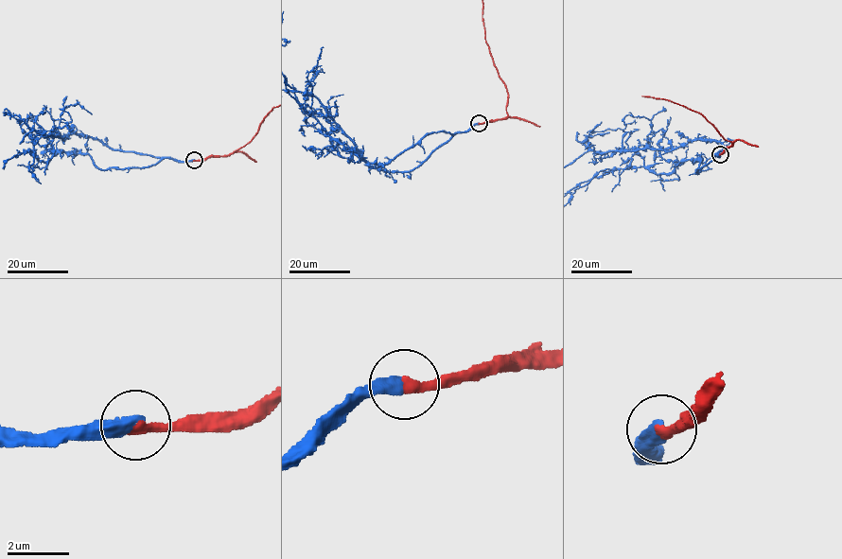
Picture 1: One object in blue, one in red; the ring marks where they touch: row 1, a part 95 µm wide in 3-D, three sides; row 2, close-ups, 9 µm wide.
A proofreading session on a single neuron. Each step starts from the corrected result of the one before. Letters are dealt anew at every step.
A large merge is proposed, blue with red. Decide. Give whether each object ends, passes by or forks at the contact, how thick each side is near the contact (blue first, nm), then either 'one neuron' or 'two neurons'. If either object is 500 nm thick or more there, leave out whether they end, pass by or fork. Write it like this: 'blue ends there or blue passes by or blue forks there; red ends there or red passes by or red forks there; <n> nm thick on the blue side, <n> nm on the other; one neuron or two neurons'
blue ends there; red ends there; 400 nm thick on the blue side, 320 nm on the other; one neuron

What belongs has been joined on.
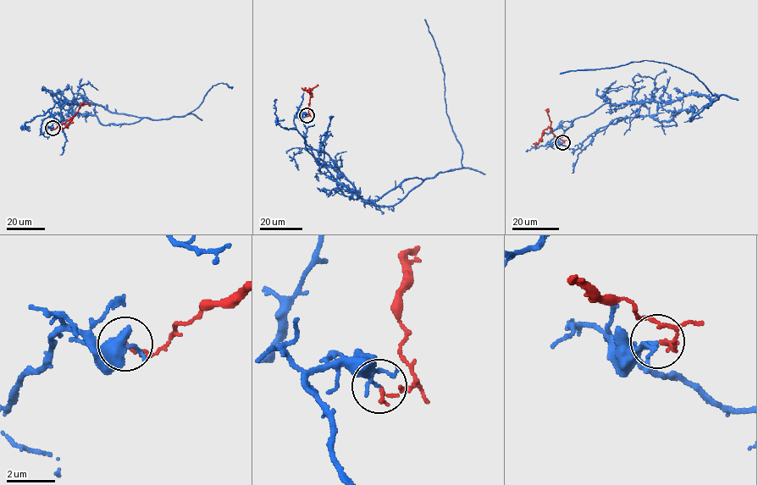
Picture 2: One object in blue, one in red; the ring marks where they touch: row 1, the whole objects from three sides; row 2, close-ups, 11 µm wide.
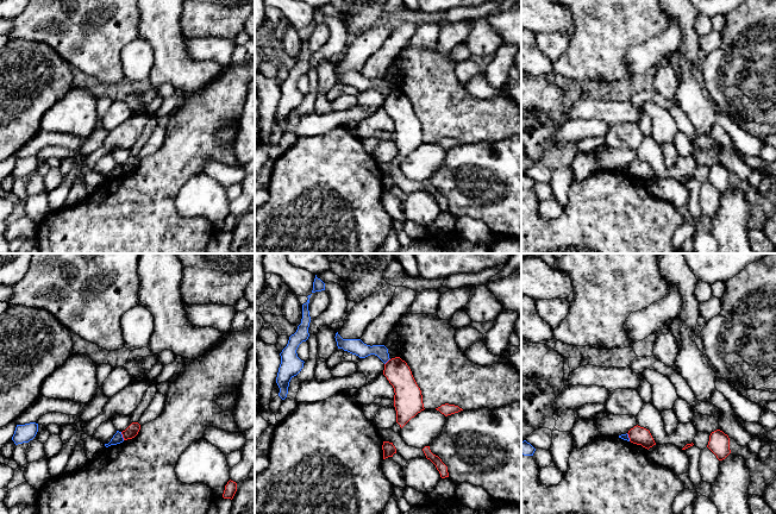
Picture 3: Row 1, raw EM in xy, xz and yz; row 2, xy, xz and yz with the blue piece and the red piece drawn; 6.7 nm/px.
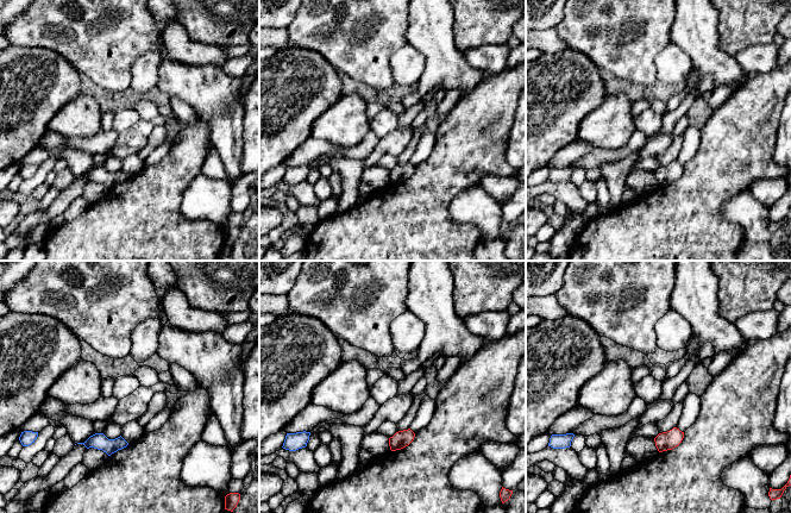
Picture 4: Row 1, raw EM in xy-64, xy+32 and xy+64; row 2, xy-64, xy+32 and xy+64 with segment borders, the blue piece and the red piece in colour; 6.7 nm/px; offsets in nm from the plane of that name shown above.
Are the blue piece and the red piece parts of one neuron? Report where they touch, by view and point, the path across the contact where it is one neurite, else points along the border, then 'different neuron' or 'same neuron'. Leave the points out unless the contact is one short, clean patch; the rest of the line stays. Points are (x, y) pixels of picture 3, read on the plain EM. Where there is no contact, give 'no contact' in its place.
xy (121, 169) | along xy (120, 165), (124, 173) | different neuron

